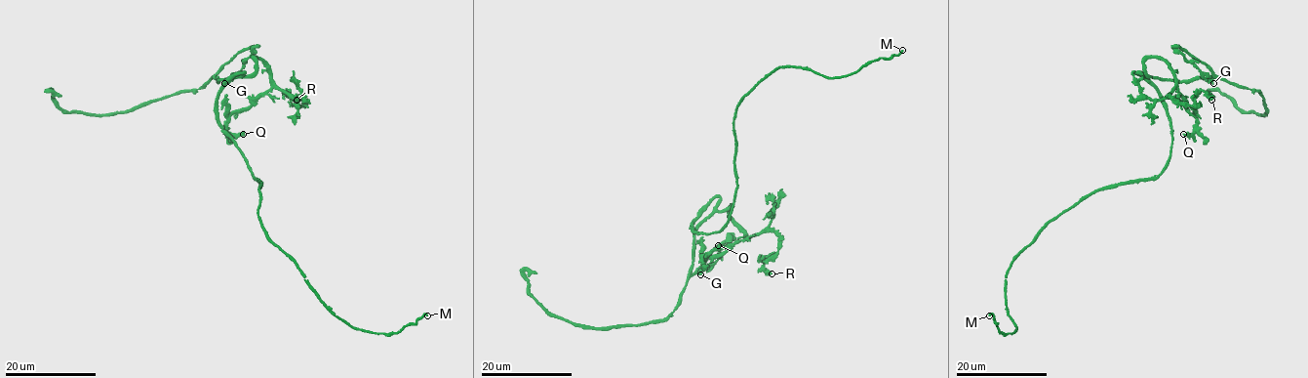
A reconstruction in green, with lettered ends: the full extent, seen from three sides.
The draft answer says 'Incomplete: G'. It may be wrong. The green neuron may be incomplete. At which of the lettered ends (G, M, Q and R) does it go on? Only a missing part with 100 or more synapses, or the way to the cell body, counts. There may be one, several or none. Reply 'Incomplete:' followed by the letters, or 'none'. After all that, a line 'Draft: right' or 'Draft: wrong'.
Incomplete: none
Draft: wrong

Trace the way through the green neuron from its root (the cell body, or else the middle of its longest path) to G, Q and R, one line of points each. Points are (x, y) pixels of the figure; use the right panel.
G: (1170, 131), (1161, 94), (1135, 73), (1172, 81), (1208, 79), (1211, 74), (1180, 48), (1183, 57), (1213, 83)
Q: (1170, 131), (1161, 94), (1135, 73), (1149, 76), (1149, 57), (1168, 63), (1194, 109), (1196, 129), (1183, 134)
R: (1170, 131), (1135, 73), (1149, 76), (1147, 59), (1168, 63), (1175, 101), (1211, 100)

